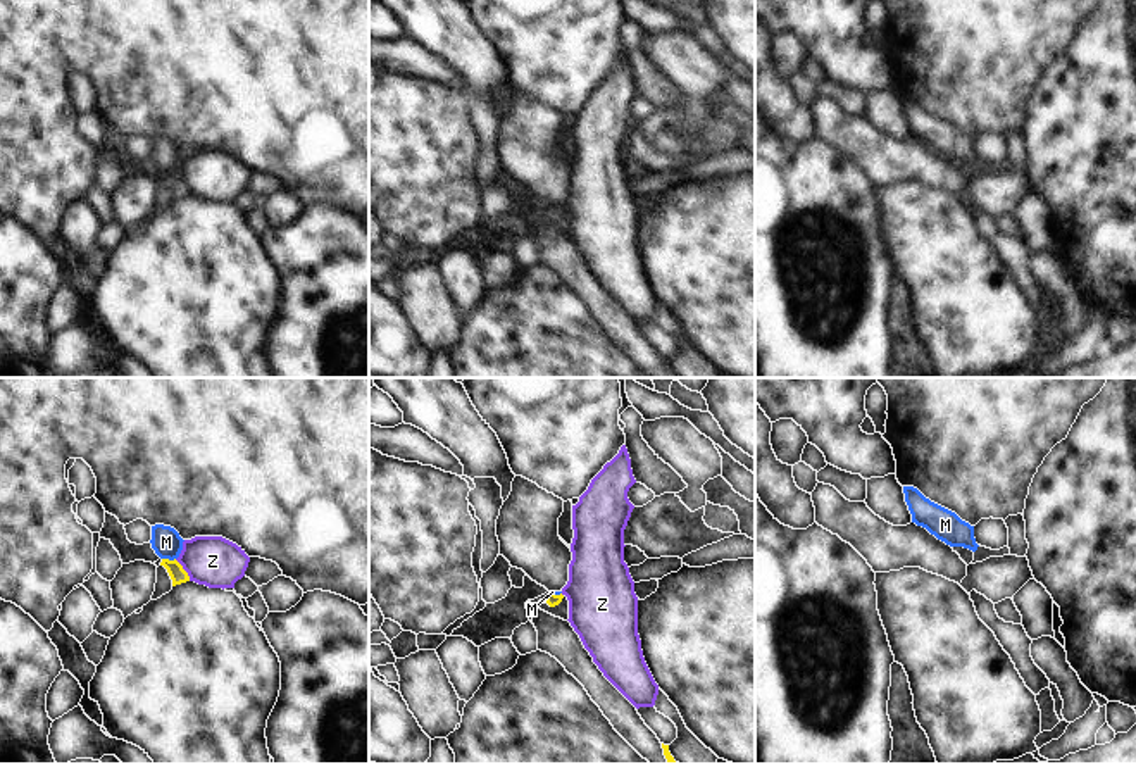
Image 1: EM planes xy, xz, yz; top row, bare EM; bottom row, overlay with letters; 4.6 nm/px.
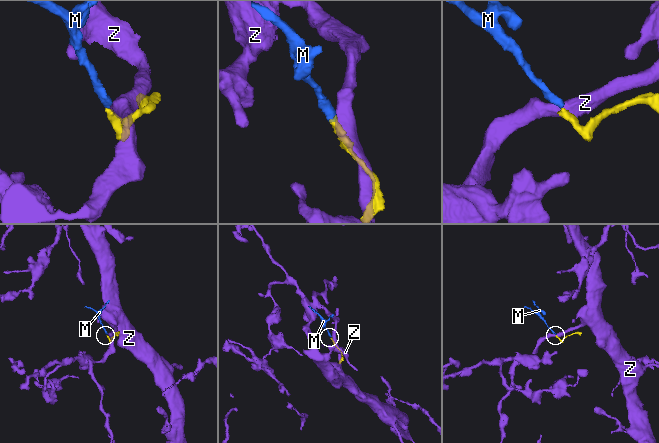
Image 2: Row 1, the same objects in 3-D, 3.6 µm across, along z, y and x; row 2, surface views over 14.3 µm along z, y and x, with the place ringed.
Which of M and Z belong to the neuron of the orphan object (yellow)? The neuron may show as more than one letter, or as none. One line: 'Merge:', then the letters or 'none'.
Merge: M

